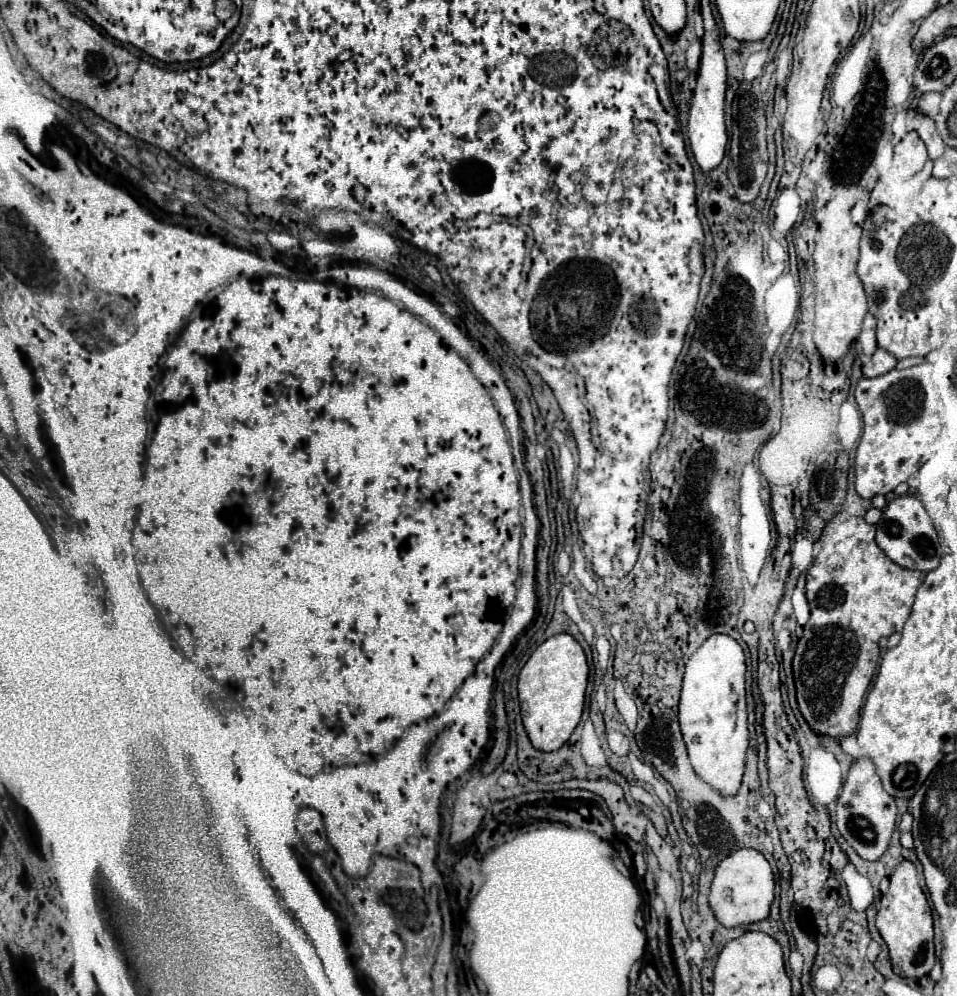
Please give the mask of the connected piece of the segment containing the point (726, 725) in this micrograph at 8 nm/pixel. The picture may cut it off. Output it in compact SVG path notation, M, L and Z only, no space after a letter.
M725 634L709 636L685 664L679 700L679 724L685 734L687 754L693 770L719 794L739 792L747 753L746 657L743 648Z

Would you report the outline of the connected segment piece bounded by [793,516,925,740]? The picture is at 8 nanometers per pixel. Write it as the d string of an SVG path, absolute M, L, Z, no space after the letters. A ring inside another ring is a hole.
M859 516L841 522L841 524L837 526L837 530L823 542L821 552L817 554L815 562L813 562L811 568L807 570L807 600L809 600L809 606L811 606L811 618L809 618L809 622L803 626L803 636L799 638L797 648L795 648L795 656L793 656L793 676L795 676L795 688L797 688L797 704L799 704L799 710L801 710L803 718L805 718L805 722L809 724L809 728L815 726L815 724L813 724L813 716L815 716L815 712L817 712L817 716L819 716L819 732L815 732L815 734L831 736L833 740L843 740L843 738L851 736L851 734L857 730L857 726L859 726L859 714L861 714L859 710L861 710L861 706L863 706L865 692L867 692L867 688L869 688L869 684L871 684L871 678L873 678L875 668L877 668L877 662L879 662L879 646L877 646L877 642L879 642L881 636L891 636L893 632L901 632L901 630L903 630L905 620L909 618L911 606L913 606L913 602L915 602L915 592L917 592L917 588L921 586L923 578L925 578L923 572L905 570L905 568L897 566L895 562L891 562L891 560L883 554L883 550L877 546L877 542L875 542L875 526L873 526L873 524L867 524L867 522L865 522L863 518L859 518ZM817 666L819 666L819 698L817 698Z

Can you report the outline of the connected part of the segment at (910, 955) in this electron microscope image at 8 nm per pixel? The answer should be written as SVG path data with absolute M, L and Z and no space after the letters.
M903 860L889 878L889 890L879 900L877 928L889 948L891 966L897 976L919 980L933 970L933 964L935 964L933 914L931 914L927 896L919 886L917 870L909 860Z

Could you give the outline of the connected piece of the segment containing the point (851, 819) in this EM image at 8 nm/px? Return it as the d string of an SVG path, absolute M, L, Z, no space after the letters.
M855 760L849 774L847 774L847 780L843 784L841 796L837 800L835 824L841 832L841 836L853 846L853 850L863 860L875 862L883 856L883 852L889 846L889 840L895 831L897 817L898 810L895 798L891 798L883 790L873 762L871 760Z

